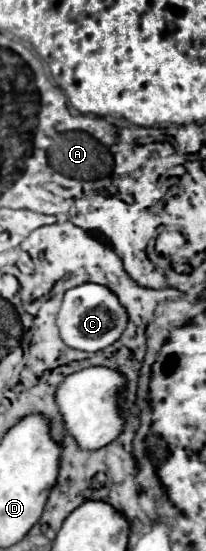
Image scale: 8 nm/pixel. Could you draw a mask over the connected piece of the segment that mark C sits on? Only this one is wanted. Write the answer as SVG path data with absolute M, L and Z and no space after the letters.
M80 284L64 292L60 310L56 314L56 326L60 330L60 338L68 348L84 350L84 352L98 352L110 344L114 344L122 330L126 328L126 310L122 310L116 294L100 284Z

